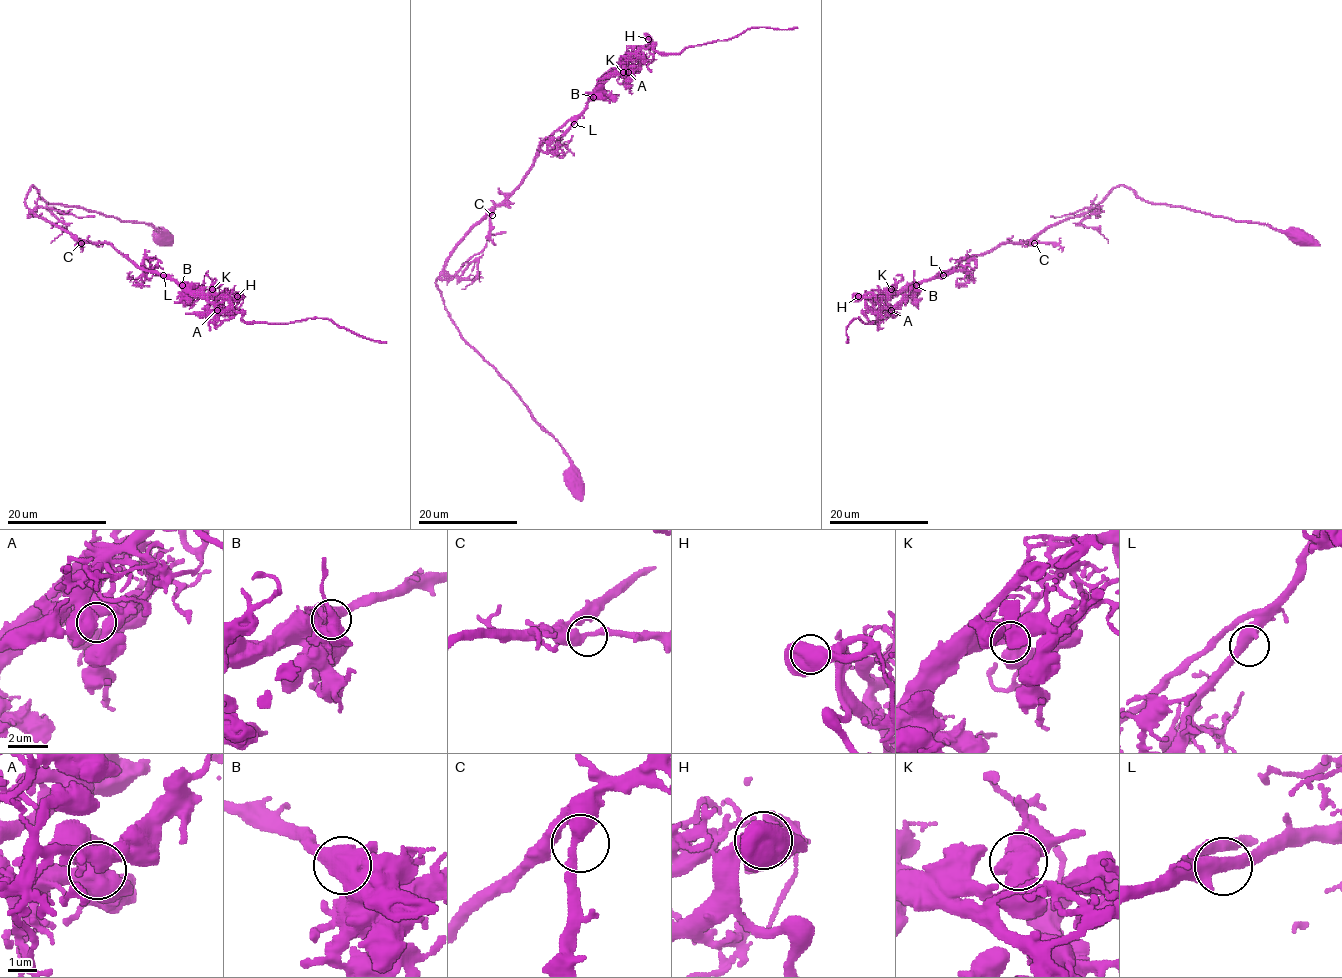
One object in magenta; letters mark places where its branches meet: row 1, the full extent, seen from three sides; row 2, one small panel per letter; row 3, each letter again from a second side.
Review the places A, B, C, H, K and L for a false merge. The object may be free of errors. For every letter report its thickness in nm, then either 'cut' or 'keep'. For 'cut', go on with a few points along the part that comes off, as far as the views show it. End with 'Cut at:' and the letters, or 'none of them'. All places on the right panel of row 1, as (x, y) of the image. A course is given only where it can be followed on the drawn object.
A: 500 nm thick; keep
B: 700 nm thick; keep
C: 400 nm thick; keep
H: 850 nm thick; keep
K: 750 nm thick; keep
L: 480 nm thick; keep
Cut at: none of them

